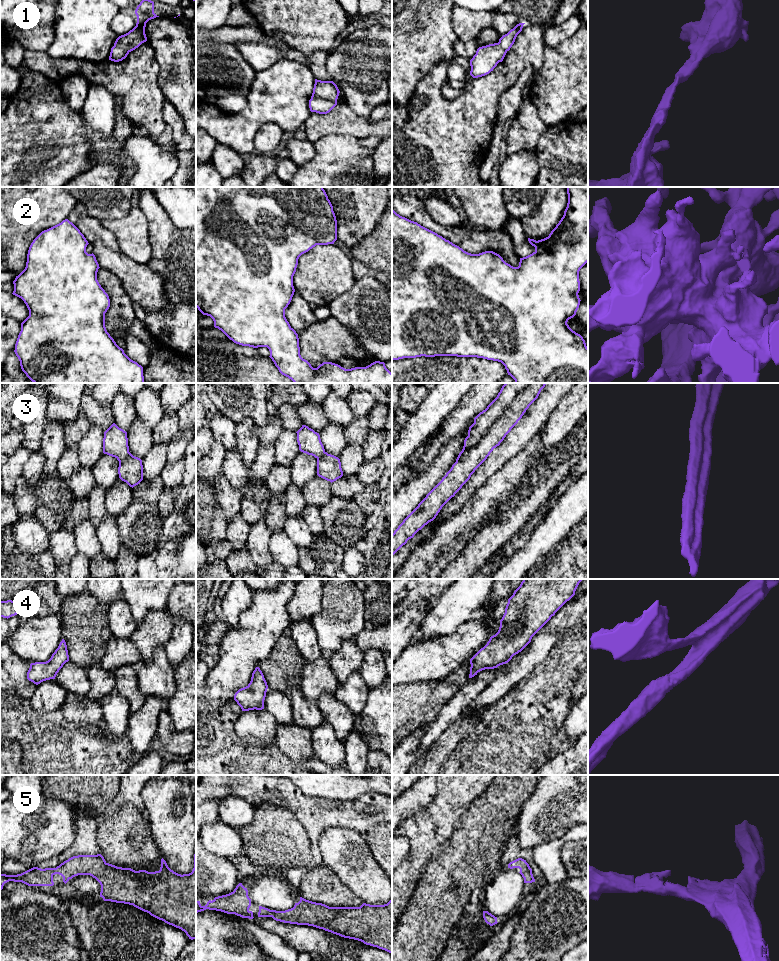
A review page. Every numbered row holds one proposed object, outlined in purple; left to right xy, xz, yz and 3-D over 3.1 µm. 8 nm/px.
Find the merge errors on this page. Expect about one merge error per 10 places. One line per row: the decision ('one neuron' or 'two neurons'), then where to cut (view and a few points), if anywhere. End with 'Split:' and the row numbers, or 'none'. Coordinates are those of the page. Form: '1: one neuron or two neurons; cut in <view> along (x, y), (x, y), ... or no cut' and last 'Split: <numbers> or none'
1: one neuron; no cut
2: one neuron; no cut
3: two neurons; cut in yz along (529, 383), (489, 427), (486, 433), (456, 461)
4: one neuron; no cut
5: one neuron; no cut
Split: 3

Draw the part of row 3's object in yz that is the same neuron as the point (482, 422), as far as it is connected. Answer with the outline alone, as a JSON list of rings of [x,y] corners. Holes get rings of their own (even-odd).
[[[505,383],[497,397],[480,412],[474,423],[469,427],[468,436],[464,440],[464,446],[456,461],[471,447],[475,446],[486,434],[489,427],[505,412],[512,404],[514,398],[529,383]]]

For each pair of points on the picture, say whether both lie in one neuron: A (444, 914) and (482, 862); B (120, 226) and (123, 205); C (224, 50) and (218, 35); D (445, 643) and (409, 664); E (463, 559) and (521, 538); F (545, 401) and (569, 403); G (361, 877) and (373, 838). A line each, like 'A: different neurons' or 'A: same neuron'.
A: same neuron
B: different neurons
C: different neurons
D: same neuron
E: different neurons
F: different neurons
G: different neurons

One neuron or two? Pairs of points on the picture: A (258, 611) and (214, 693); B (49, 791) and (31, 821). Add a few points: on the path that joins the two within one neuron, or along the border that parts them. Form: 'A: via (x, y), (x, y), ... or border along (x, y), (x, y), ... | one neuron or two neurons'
A: via (256, 631), (254, 638), (223, 673) | one neuron
B: border along (43, 796), (46, 799), (63, 799), (68, 804) | two neurons

